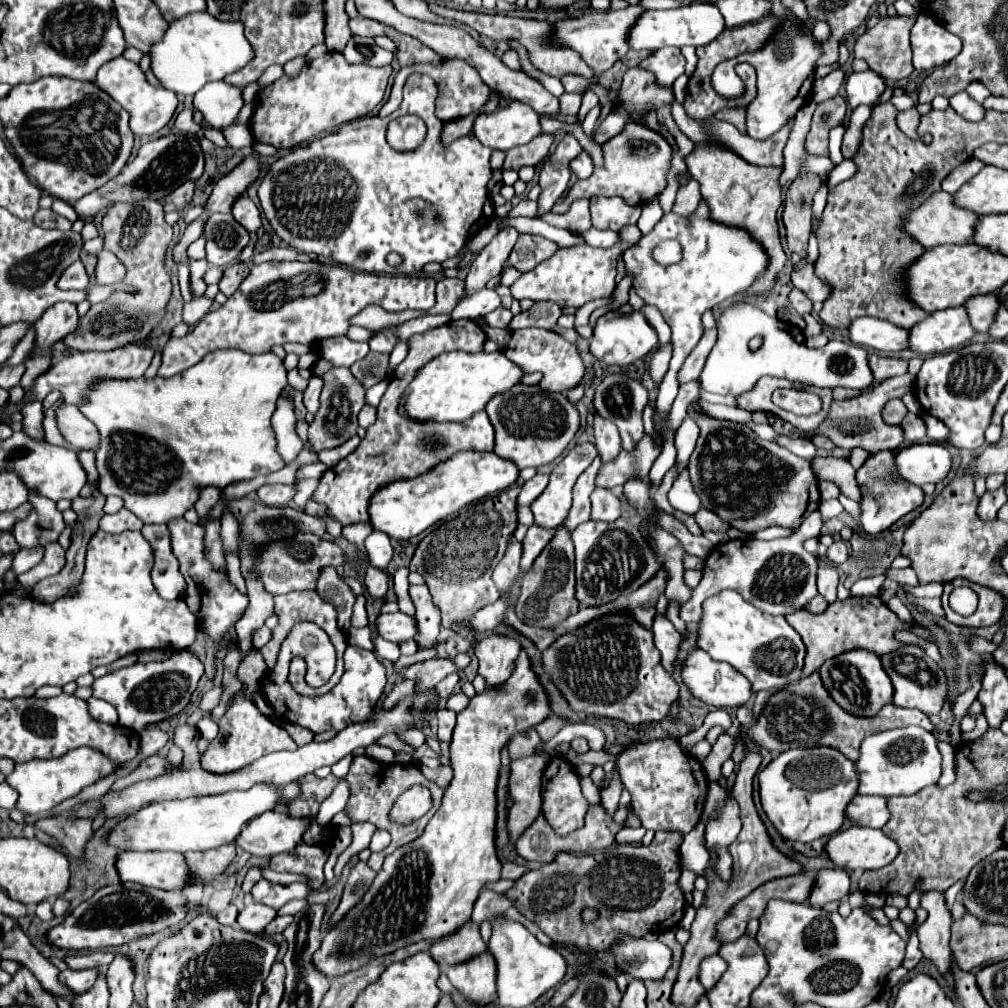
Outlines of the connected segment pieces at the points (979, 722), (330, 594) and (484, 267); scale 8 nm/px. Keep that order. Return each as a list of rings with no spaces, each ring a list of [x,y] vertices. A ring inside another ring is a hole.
[[[981,713],[976,716],[976,726],[974,730],[971,732],[970,735],[962,735],[963,741],[974,741],[975,739],[978,739],[985,731],[988,729],[988,724],[986,721],[986,718]]]
[[[334,567],[325,568],[319,583],[317,583],[317,591],[321,591],[321,595],[329,601],[333,601],[335,609],[337,609],[337,619],[345,621],[343,629],[349,629],[349,621],[351,621],[351,613],[353,613],[353,603],[355,603],[355,593],[349,589],[349,585],[345,581],[339,579],[337,571]],[[343,603],[343,605],[339,605]]]
[[[515,229],[499,231],[491,243],[473,259],[467,279],[465,279],[465,297],[485,289],[485,275],[499,275],[503,269],[503,259],[509,257],[519,233]]]

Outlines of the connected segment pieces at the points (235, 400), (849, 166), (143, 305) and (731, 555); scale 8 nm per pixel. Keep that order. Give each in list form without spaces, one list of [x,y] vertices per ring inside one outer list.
[[[217,349],[203,357],[197,365],[189,367],[183,373],[177,373],[173,377],[139,377],[139,379],[99,379],[93,383],[91,391],[85,395],[85,401],[79,405],[79,411],[97,427],[99,431],[99,449],[97,449],[97,471],[99,471],[99,487],[103,495],[119,495],[125,499],[125,507],[129,507],[143,523],[149,525],[161,525],[169,523],[173,519],[179,519],[195,507],[201,489],[207,485],[217,485],[225,489],[231,483],[255,479],[259,475],[269,475],[285,467],[285,461],[277,453],[277,439],[271,427],[271,415],[275,411],[275,401],[279,393],[287,387],[287,371],[283,367],[283,361],[275,353],[261,353],[261,355],[249,355],[239,349]]]
[[[843,161],[841,165],[837,165],[837,167],[831,171],[831,177],[829,177],[829,189],[833,189],[837,183],[841,183],[841,181],[845,181],[845,179],[851,179],[855,167],[857,167],[857,165],[855,165],[853,161]]]
[[[137,199],[127,203],[111,205],[101,221],[101,231],[105,239],[105,249],[113,251],[121,263],[127,267],[125,281],[139,289],[139,295],[125,295],[115,293],[107,301],[91,305],[87,315],[81,319],[81,325],[65,335],[63,343],[71,349],[85,351],[85,349],[117,349],[127,343],[141,343],[149,337],[155,325],[161,321],[165,313],[165,305],[171,295],[171,281],[169,273],[165,271],[163,259],[165,249],[171,243],[173,229],[163,219],[161,203],[155,199]]]
[[[815,511],[803,521],[803,525],[795,531],[795,535],[787,539],[771,539],[771,541],[737,539],[717,545],[705,559],[703,579],[691,591],[691,599],[685,601],[679,611],[679,617],[687,623],[689,631],[693,633],[697,621],[701,619],[701,603],[723,589],[737,591],[739,595],[743,595],[745,601],[749,601],[751,605],[769,615],[789,615],[797,609],[803,609],[807,601],[811,601],[817,595],[817,583],[815,583],[817,557],[805,551],[803,543],[811,535],[817,535],[821,525],[823,525],[821,515]]]

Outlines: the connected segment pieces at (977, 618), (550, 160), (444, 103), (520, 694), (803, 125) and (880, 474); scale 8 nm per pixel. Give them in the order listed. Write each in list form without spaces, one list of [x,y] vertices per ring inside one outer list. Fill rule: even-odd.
[[[956,578],[951,583],[945,583],[943,585],[941,601],[946,618],[950,622],[955,623],[955,625],[961,625],[961,627],[989,627],[989,625],[997,623],[1001,619],[1001,609],[1003,609],[1001,595],[999,593],[993,593],[993,589],[987,589],[987,587],[981,587],[981,585],[973,585],[973,583],[966,579],[963,583],[965,585],[968,584],[979,595],[979,607],[969,617],[963,617],[963,615],[955,613],[949,607],[947,602],[949,600],[949,593],[959,585],[958,578]]]
[[[565,135],[565,139],[557,145],[557,149],[543,161],[543,167],[539,173],[539,187],[541,187],[539,213],[551,211],[551,207],[563,197],[571,179],[569,163],[581,151],[583,147],[571,135]]]
[[[443,57],[441,63],[437,65],[431,65],[431,63],[421,63],[421,65],[409,65],[409,67],[403,67],[397,77],[395,77],[395,83],[393,83],[393,89],[391,89],[391,95],[389,95],[389,101],[381,107],[379,111],[379,117],[387,117],[391,115],[402,102],[402,92],[404,83],[409,75],[413,73],[427,74],[429,77],[433,77],[437,81],[437,87],[439,87],[439,97],[437,97],[437,107],[435,107],[435,115],[441,119],[441,121],[455,121],[459,117],[465,117],[465,115],[471,115],[471,113],[483,113],[483,107],[485,103],[491,99],[493,95],[493,89],[489,85],[483,83],[483,79],[479,77],[477,69],[473,69],[467,61],[461,61],[461,59],[447,59]]]
[[[521,649],[519,657],[513,663],[513,673],[499,687],[485,689],[477,693],[467,709],[457,713],[457,725],[449,745],[453,779],[445,789],[443,805],[427,823],[421,837],[395,849],[385,857],[381,871],[375,875],[373,883],[361,897],[361,901],[333,927],[325,933],[321,947],[313,953],[313,965],[327,979],[337,979],[349,971],[365,967],[371,957],[389,955],[405,945],[417,943],[421,939],[441,939],[445,933],[453,933],[471,919],[473,905],[487,883],[501,879],[501,863],[495,855],[495,785],[499,775],[499,753],[511,735],[527,731],[551,715],[551,701],[531,669],[527,653]]]
[[[809,101],[809,105],[805,105],[805,109],[801,109],[795,117],[793,131],[791,131],[789,141],[785,145],[785,151],[783,151],[785,171],[779,179],[781,186],[787,186],[793,182],[793,179],[797,179],[801,173],[823,175],[827,169],[831,169],[831,159],[828,156],[809,155],[805,151],[805,135],[809,133],[809,125],[811,125],[811,117],[813,117],[815,107],[817,107],[817,103]]]
[[[895,451],[871,455],[865,461],[865,465],[857,471],[857,483],[859,483],[859,489],[863,493],[861,525],[863,525],[865,533],[869,533],[869,535],[879,535],[879,533],[887,531],[903,515],[907,515],[909,511],[917,509],[923,503],[921,487],[909,485],[907,481],[901,481],[901,477],[897,477],[897,471],[893,469],[893,453]]]

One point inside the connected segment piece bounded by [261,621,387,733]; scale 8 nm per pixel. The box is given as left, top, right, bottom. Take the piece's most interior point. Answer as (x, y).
(364, 675)

